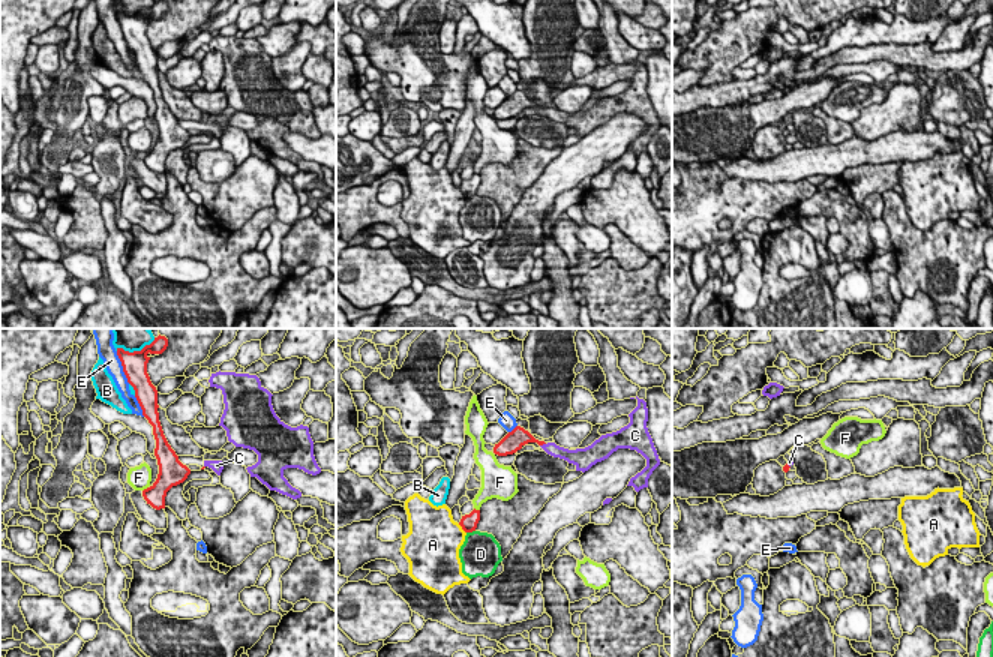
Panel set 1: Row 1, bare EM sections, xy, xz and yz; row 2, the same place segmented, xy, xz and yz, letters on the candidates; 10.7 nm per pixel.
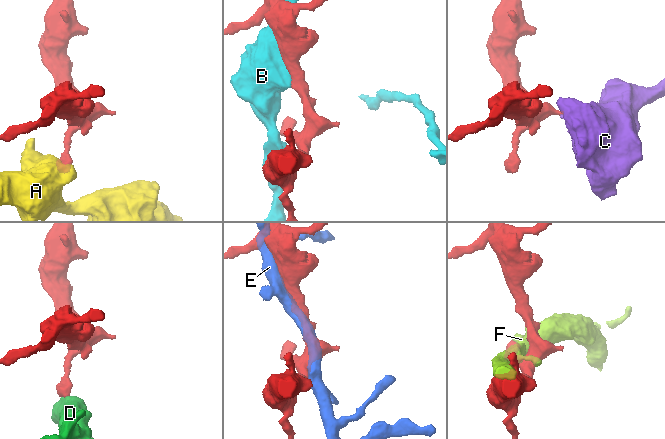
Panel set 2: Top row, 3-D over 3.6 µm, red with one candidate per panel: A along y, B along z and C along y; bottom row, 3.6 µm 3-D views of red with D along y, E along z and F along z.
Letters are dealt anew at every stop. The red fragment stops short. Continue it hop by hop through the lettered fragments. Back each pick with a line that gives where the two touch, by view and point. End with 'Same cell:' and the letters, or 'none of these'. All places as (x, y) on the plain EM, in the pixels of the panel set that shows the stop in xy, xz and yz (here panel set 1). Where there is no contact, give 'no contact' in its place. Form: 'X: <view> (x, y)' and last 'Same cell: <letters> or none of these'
Same cell: none of these

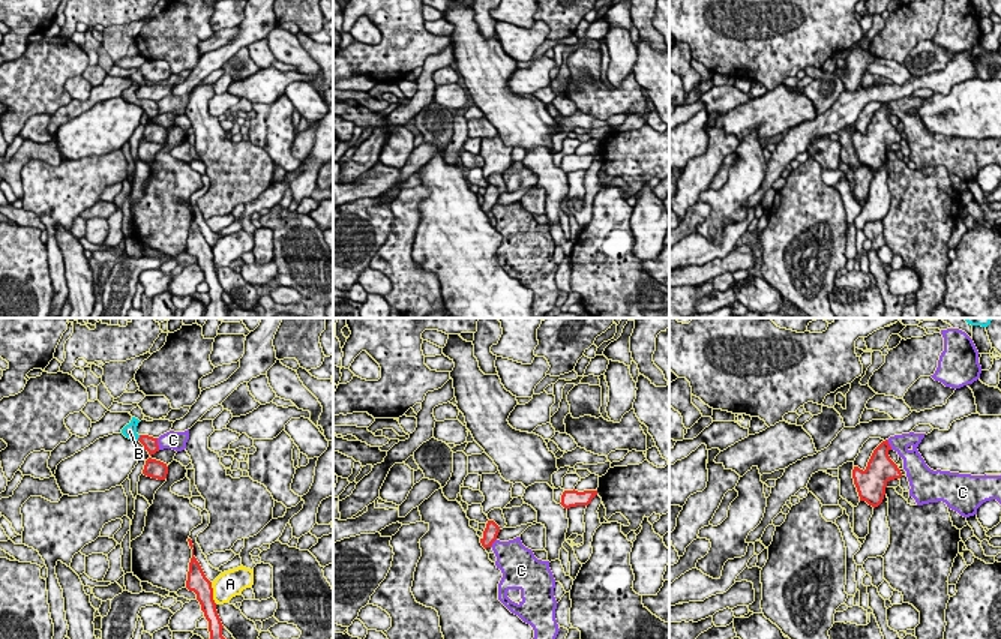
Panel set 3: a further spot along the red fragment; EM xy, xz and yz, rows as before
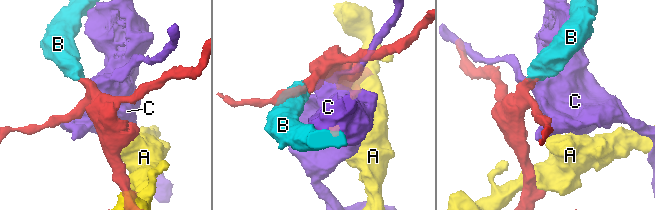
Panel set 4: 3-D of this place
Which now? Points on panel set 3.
B: xy (138, 102)
Same cell: B

